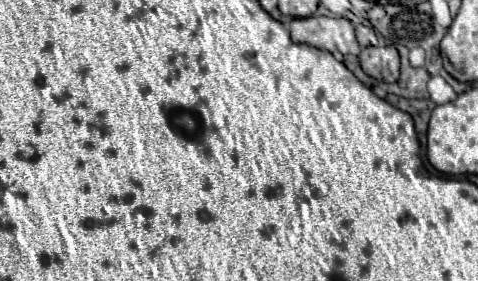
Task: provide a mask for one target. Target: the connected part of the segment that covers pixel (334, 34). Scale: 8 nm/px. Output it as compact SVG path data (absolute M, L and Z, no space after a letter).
M308 16L294 18L288 26L292 40L310 44L320 50L346 54L360 54L360 46L354 36L354 26L346 18L328 18L328 16Z

